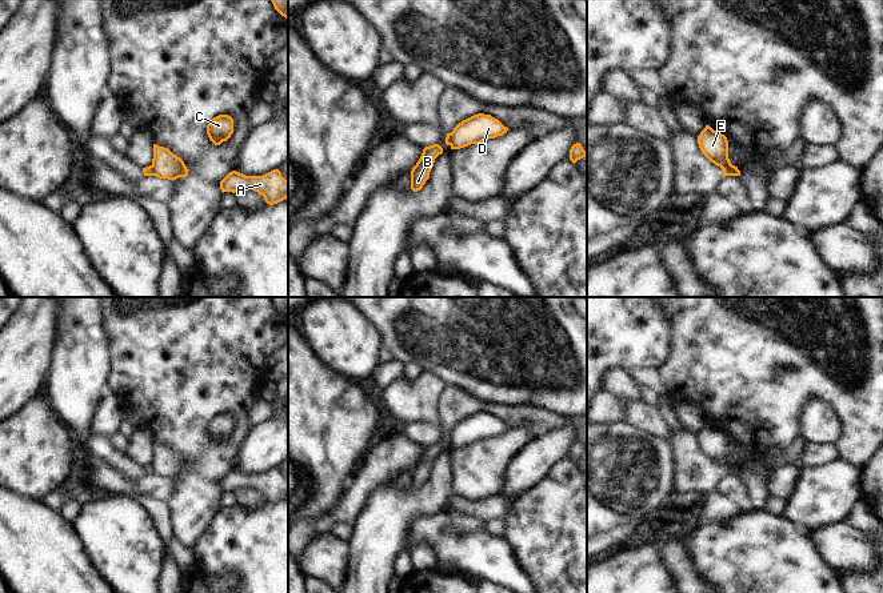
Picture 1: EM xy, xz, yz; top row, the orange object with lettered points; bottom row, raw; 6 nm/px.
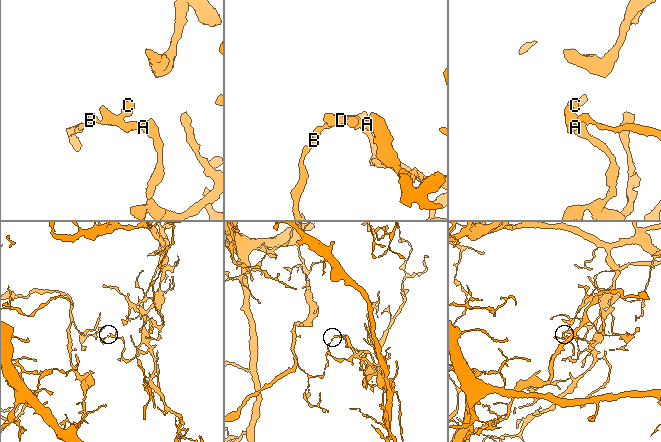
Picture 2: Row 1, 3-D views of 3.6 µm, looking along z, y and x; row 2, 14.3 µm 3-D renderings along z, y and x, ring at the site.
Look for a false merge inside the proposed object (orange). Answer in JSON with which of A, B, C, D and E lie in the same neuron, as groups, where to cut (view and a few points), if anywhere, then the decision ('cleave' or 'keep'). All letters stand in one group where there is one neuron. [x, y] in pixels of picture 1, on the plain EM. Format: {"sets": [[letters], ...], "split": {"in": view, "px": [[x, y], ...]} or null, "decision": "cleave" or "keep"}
{"sets": [["A", "C", "D", "E"], ["B"]], "split": {"in": "xz", "px": [[450, 432], [451, 443]]}, "decision": "cleave"}

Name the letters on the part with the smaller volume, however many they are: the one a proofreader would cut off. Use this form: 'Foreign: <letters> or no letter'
Foreign: B

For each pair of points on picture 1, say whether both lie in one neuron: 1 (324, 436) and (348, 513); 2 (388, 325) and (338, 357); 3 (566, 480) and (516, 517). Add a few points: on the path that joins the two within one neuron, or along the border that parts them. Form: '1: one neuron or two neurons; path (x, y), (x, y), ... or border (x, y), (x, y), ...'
1: two neurons; border (356, 465), (343, 495), (320, 516)
2: two neurons; border (359, 311), (375, 327), (382, 344)
3: one neuron; path (554, 492), (528, 517)

